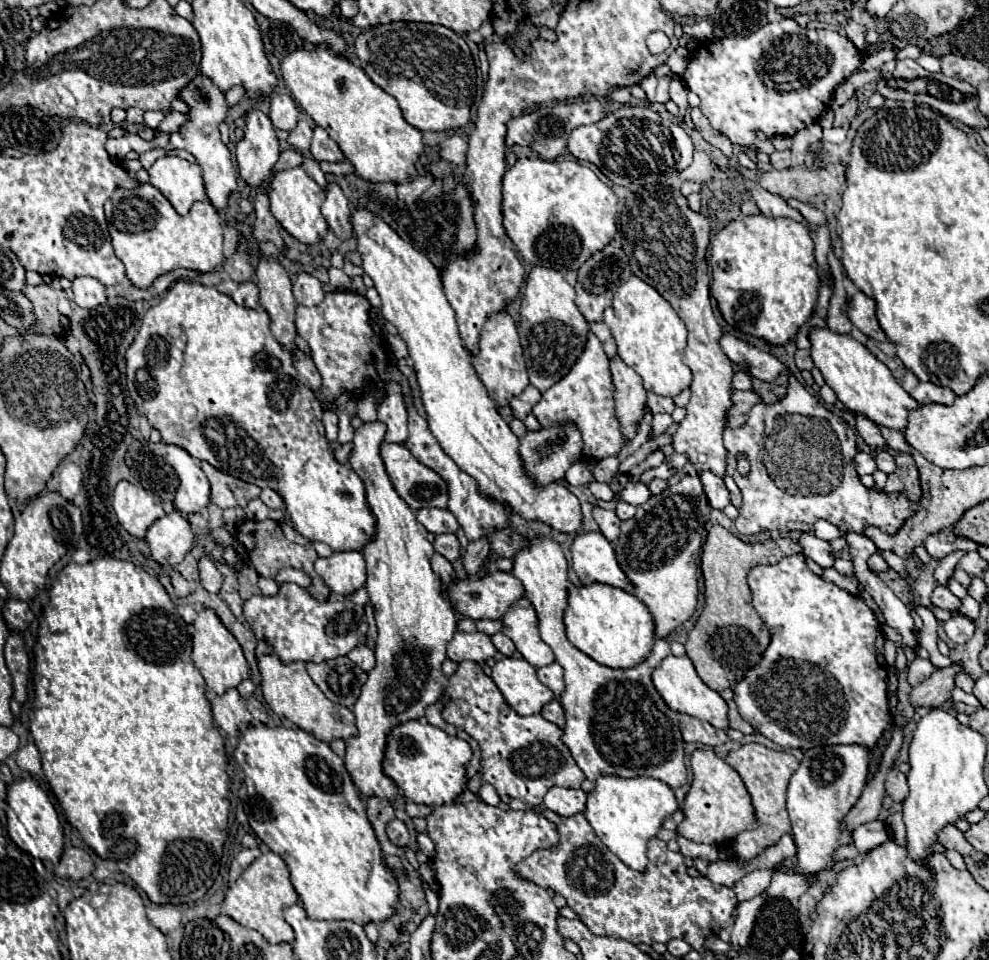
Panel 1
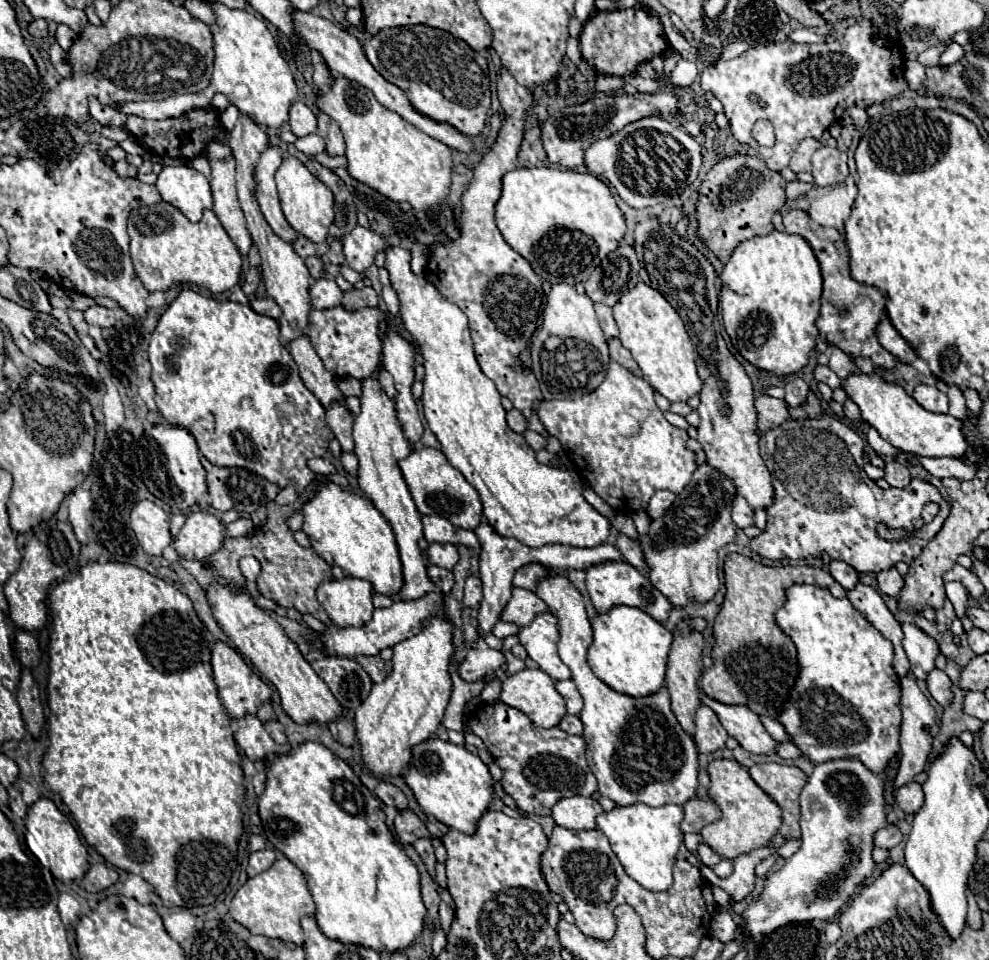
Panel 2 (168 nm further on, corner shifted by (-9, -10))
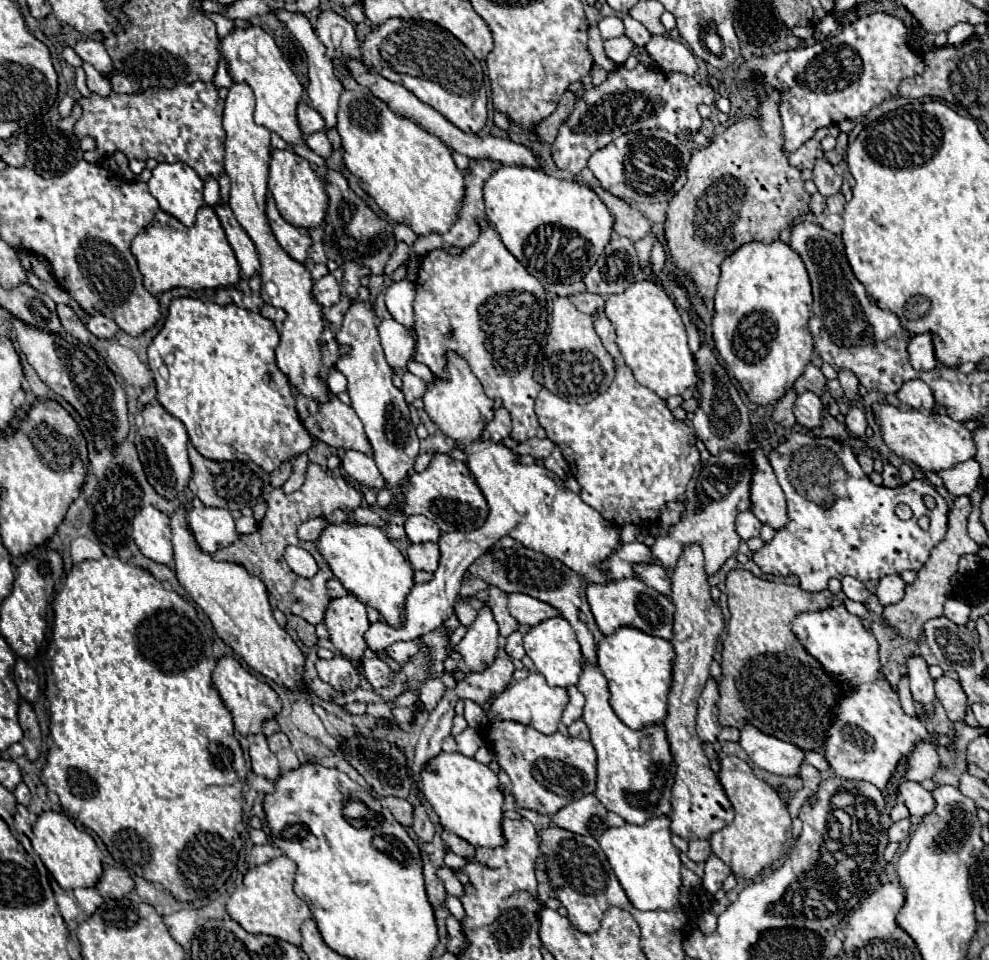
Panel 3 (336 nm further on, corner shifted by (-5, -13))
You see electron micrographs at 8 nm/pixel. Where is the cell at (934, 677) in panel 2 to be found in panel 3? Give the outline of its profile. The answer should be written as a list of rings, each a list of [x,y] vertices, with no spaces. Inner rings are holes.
[[[940,676],[936,680],[936,698],[944,706],[948,718],[952,722],[962,720],[966,716],[966,696],[964,696],[962,686],[956,680],[952,680],[948,676]]]

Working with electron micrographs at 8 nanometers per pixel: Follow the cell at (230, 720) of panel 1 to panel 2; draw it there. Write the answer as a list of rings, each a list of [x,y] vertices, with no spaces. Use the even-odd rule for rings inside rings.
[[[246,715],[238,719],[238,727],[240,729],[234,733],[234,739],[250,761],[262,761],[276,753],[276,743],[270,739],[258,717]]]

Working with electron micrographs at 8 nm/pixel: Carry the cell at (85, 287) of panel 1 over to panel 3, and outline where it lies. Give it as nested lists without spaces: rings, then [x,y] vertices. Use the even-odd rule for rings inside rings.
[[[94,314],[94,316],[90,316],[86,328],[88,328],[96,338],[104,338],[104,340],[114,338],[114,334],[118,332],[118,324],[116,324],[112,318],[104,316],[104,314]]]

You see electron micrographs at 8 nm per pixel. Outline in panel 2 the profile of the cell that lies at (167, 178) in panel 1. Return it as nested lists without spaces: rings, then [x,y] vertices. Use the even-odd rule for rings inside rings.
[[[190,165],[162,167],[156,179],[162,199],[180,209],[188,221],[198,223],[204,209],[212,209],[212,193],[208,179]]]

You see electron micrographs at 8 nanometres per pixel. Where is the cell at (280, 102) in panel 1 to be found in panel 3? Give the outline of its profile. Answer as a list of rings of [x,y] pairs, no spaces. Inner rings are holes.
[[[300,102],[298,104],[298,126],[300,126],[302,134],[308,136],[308,134],[324,130],[324,120],[312,106]]]

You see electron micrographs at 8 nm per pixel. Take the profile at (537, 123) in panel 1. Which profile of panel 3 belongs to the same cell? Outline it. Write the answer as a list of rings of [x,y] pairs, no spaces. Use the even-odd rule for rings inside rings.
[[[638,64],[634,70],[618,68],[616,74],[608,74],[608,80],[602,88],[594,90],[594,118],[592,106],[584,100],[576,102],[576,108],[568,116],[568,120],[560,126],[558,136],[552,144],[552,158],[560,170],[568,170],[578,174],[586,168],[586,162],[592,152],[604,148],[618,136],[626,132],[636,132],[644,128],[660,128],[676,134],[678,138],[688,132],[696,132],[702,126],[702,118],[698,114],[698,104],[712,104],[714,92],[708,86],[702,86],[692,76],[664,70],[650,70]]]

